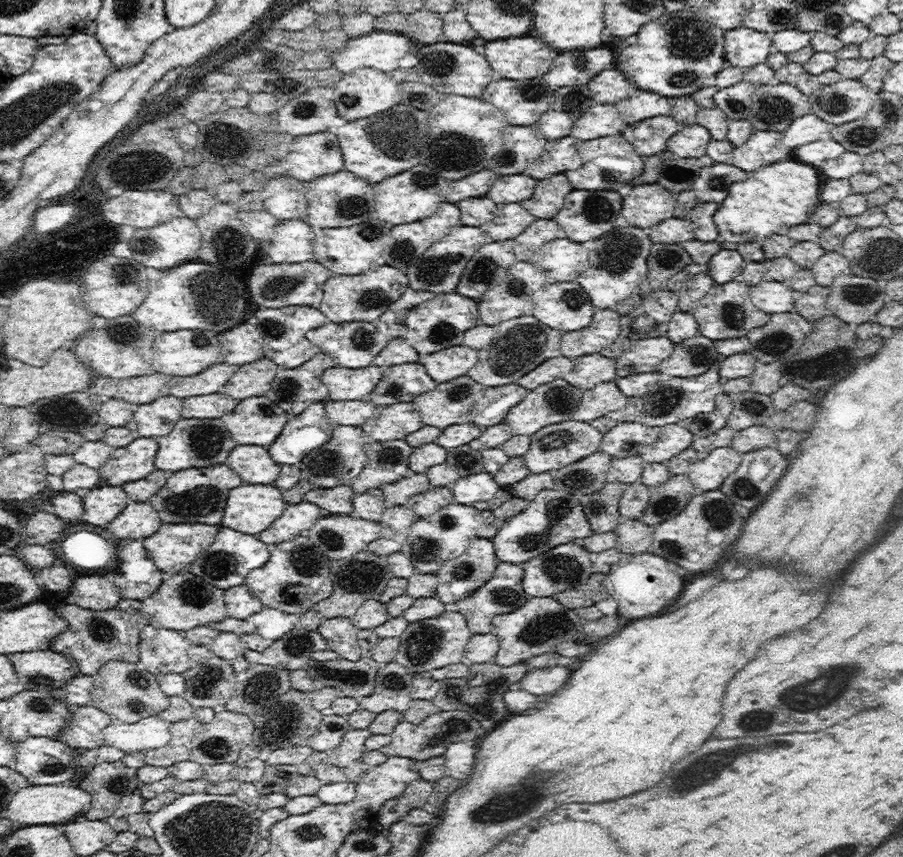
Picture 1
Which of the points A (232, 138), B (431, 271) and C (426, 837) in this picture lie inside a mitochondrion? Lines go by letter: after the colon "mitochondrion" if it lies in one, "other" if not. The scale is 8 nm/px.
A: other
B: mitochondrion
C: other

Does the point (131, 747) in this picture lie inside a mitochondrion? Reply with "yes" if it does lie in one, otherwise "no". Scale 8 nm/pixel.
no

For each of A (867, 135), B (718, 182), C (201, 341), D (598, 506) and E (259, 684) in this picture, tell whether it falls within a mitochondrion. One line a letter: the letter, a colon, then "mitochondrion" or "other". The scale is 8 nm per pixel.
A: mitochondrion
B: mitochondrion
C: mitochondrion
D: mitochondrion
E: mitochondrion

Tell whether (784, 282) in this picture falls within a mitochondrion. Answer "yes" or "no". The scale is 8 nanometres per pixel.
no

